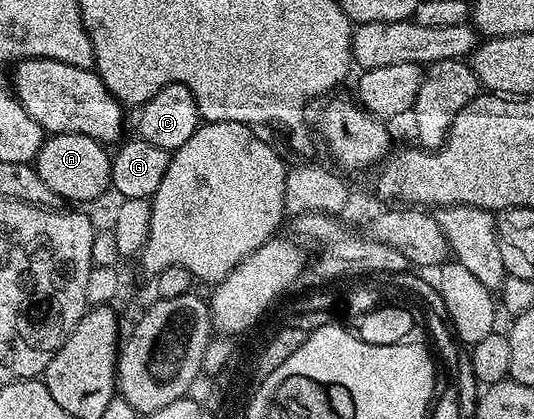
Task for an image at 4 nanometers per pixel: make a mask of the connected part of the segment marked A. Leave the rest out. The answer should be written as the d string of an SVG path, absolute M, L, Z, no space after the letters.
M56 133L43 140L36 158L36 168L40 179L44 179L44 183L48 183L48 187L52 187L52 191L56 191L56 195L60 195L63 202L94 201L105 189L111 188L111 160L112 157L107 146L103 145L101 141L88 139L88 135L80 135L79 133Z

